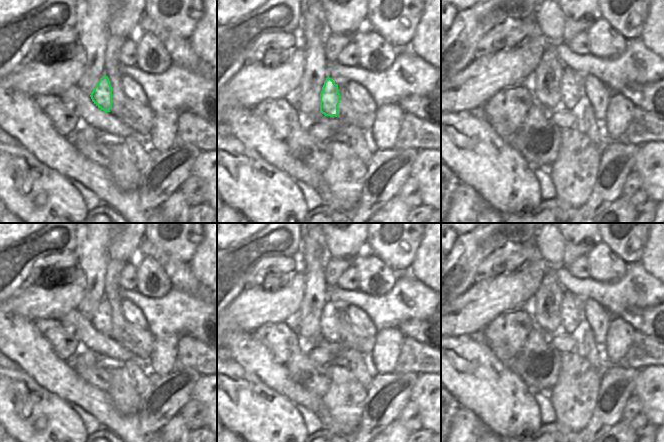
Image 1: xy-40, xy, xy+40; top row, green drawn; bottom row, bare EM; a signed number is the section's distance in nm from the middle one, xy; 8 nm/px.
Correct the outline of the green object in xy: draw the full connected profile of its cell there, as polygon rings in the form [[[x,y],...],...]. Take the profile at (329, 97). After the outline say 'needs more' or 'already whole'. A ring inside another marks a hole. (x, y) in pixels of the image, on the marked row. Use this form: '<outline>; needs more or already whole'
[[[328,76],[320,93],[320,112],[325,116],[337,117],[338,105],[345,92],[346,88],[344,86],[335,84]]]; needs more

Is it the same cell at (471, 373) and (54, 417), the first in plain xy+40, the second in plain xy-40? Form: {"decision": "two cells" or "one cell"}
{"decision": "one cell"}

